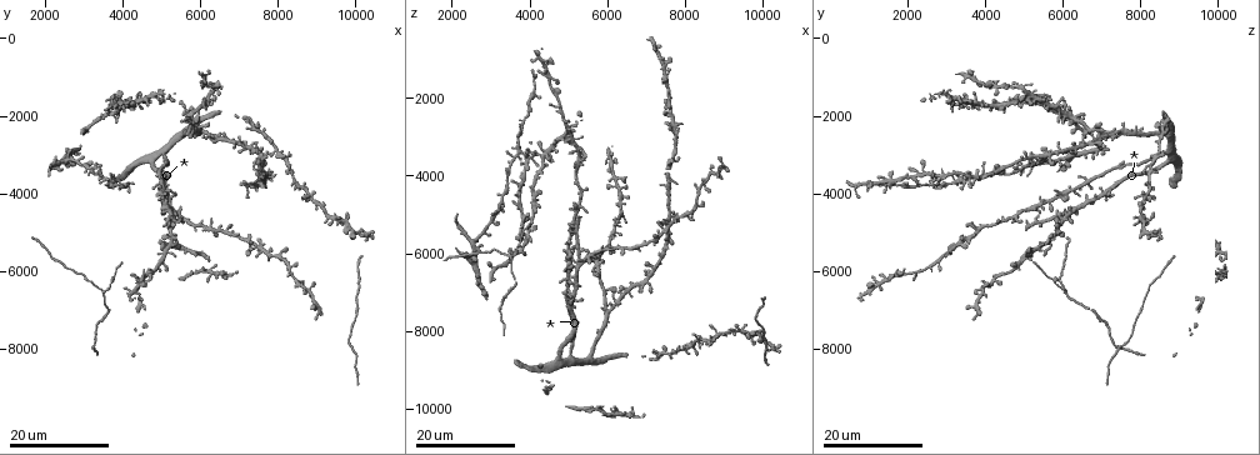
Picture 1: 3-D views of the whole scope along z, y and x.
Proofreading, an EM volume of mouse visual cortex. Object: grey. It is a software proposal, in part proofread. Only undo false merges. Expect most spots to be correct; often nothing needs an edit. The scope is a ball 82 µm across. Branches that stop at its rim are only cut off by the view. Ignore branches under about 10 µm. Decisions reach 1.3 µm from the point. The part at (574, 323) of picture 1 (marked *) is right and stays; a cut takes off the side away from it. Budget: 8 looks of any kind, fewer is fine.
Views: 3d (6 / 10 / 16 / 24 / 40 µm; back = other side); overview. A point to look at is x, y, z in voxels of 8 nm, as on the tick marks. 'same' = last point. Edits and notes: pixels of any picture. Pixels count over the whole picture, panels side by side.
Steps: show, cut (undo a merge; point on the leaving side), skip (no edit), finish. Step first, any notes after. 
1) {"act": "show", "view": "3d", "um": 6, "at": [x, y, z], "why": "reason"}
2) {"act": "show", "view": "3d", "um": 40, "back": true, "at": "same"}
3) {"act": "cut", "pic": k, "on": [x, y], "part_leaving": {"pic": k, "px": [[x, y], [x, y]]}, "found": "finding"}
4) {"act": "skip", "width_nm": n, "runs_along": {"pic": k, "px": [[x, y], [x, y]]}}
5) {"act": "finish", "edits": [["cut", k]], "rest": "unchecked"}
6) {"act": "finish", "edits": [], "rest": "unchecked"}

{"act": "show", "view": "3d", "um": 24, "at": [6050, 2350, 7500], "why": "looks like a crossing"}

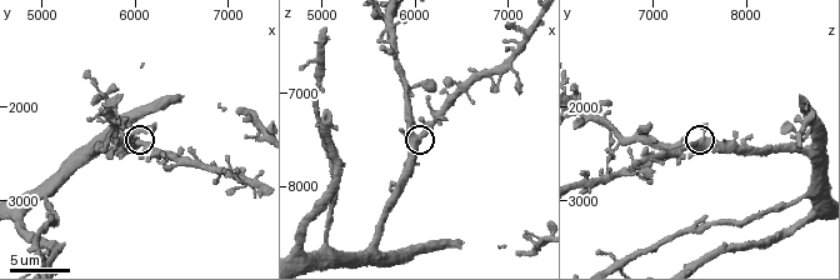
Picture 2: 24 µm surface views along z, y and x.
{"act": "show", "view": "3d", "um": 10, "at": [6050, 2350, 7450], "why": "closer look"}

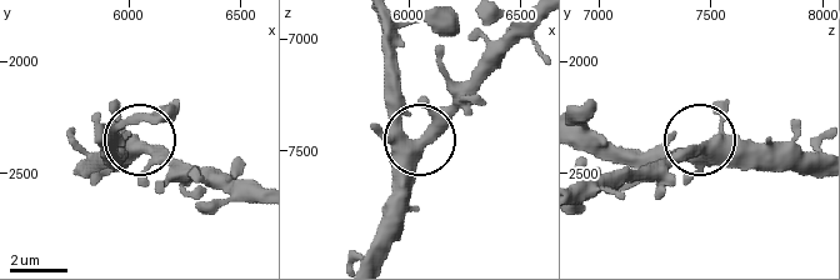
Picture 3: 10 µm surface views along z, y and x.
{"act": "skip", "width_nm": 400, "found": "all the same neuron"}

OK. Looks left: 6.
{"act": "show", "view": "3d", "um": 16, "at": [8350, 6150, 4350], "why": "side arm on a straight run"}

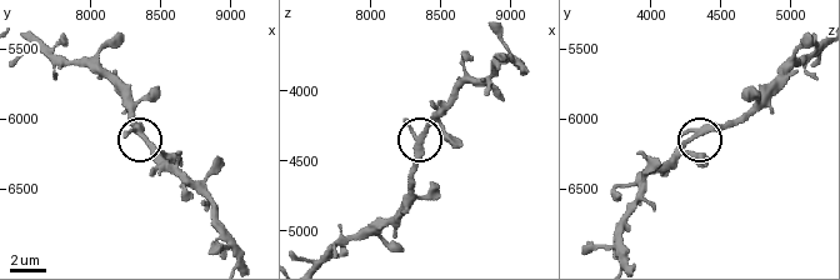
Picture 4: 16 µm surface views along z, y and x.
{"act": "show", "view": "3d", "um": 10, "at": [8360, 6120, 4280], "why": "zoom in"}

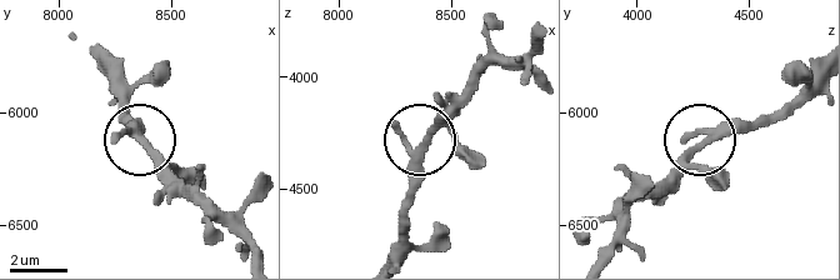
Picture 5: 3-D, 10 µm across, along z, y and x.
{"act": "skip", "arms": 3, "found": "all the same neuron"}

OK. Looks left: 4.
{"act": "show", "view": "3d", "um": 16, "at": [3500, 6500, 6050], "why": "a fork"}

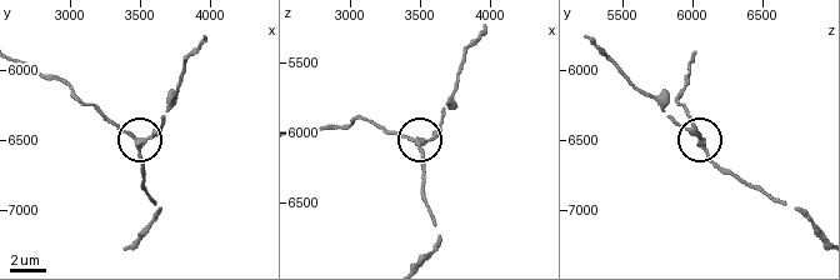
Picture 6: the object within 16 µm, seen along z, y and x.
{"act": "show", "view": "3d", "um": 6, "at": [3500, 6540, 6060]}

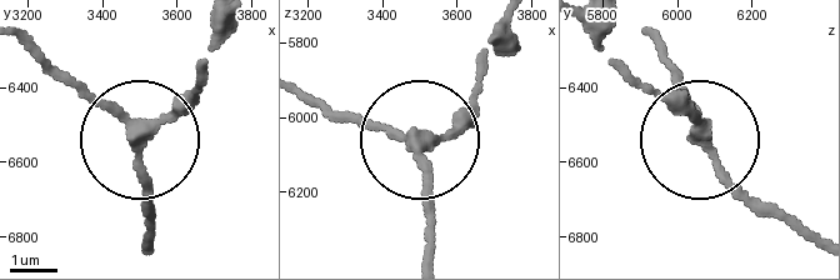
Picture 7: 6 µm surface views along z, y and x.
{"act": "skip", "arms": 3, "found": "all the same neuron"}

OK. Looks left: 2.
{"act": "show", "view": "3d", "um": 16, "at": [7500, 3500, 4050], "why": "thin arm on a thick one"}

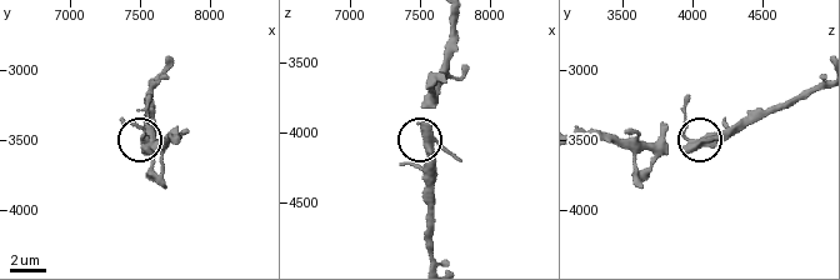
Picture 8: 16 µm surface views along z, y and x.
{"act": "show", "view": "3d", "um": 6, "at": [7540, 3540, 4020]}

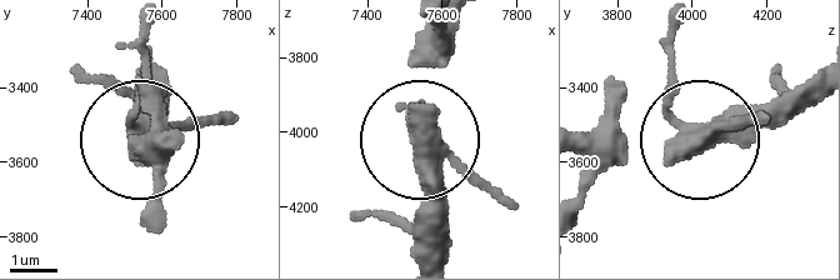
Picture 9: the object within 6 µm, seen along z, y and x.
{"act": "skip", "arms": 3, "runs_along": {"pic": 9, "px": [[430, 251], [419, 100]]}, "found": "continuous, no second neuron"}

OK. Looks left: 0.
{"act": "finish", "edits": [], "rest": "unchecked"}

